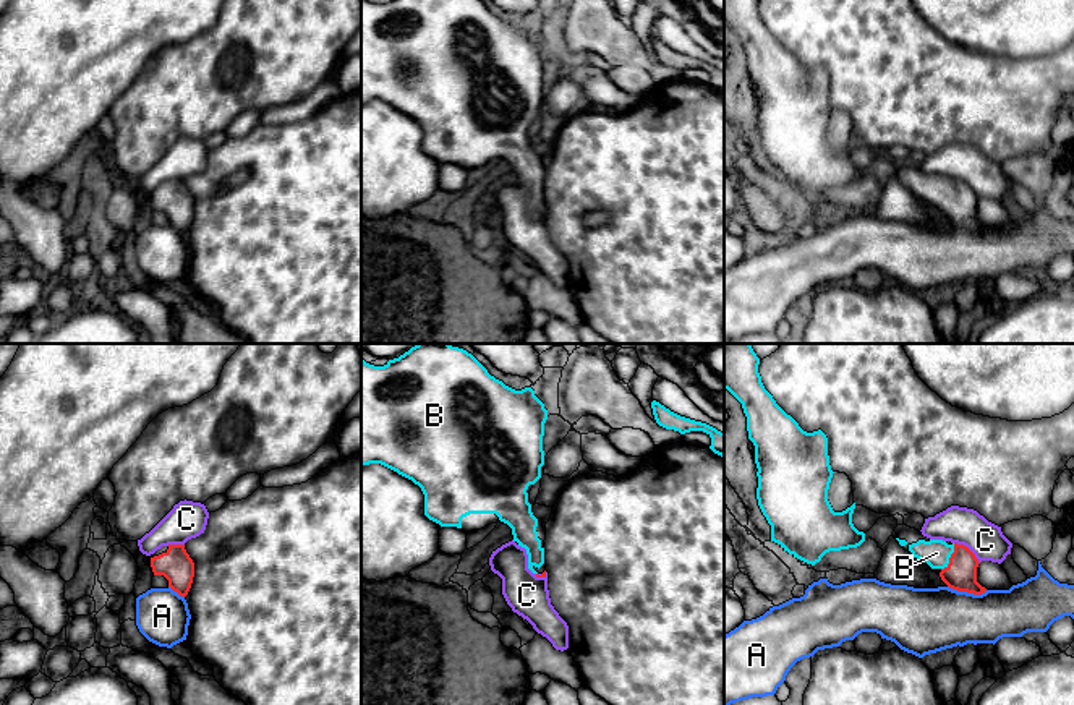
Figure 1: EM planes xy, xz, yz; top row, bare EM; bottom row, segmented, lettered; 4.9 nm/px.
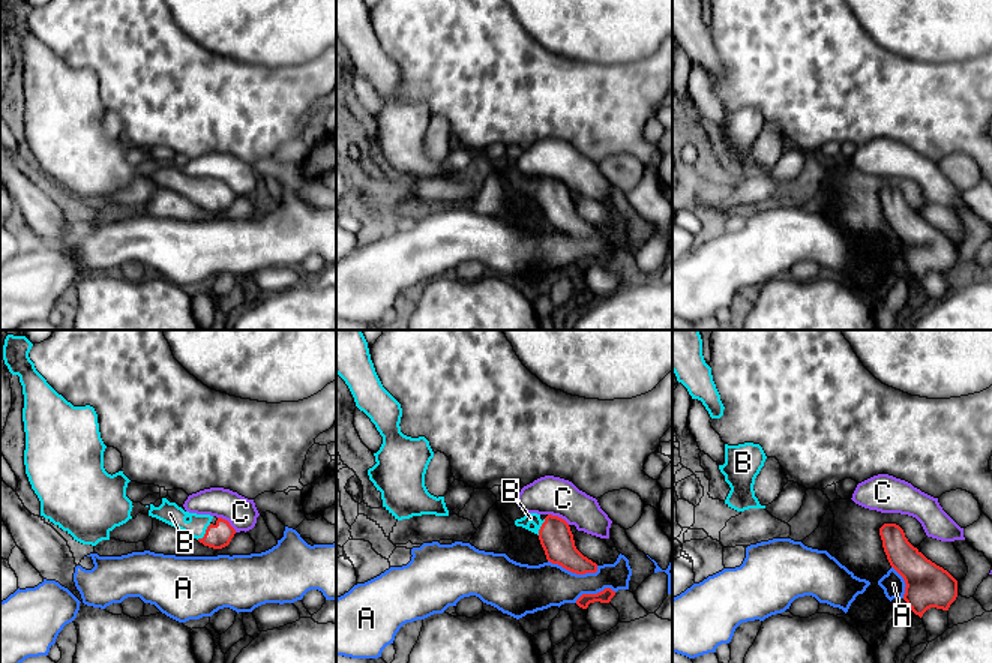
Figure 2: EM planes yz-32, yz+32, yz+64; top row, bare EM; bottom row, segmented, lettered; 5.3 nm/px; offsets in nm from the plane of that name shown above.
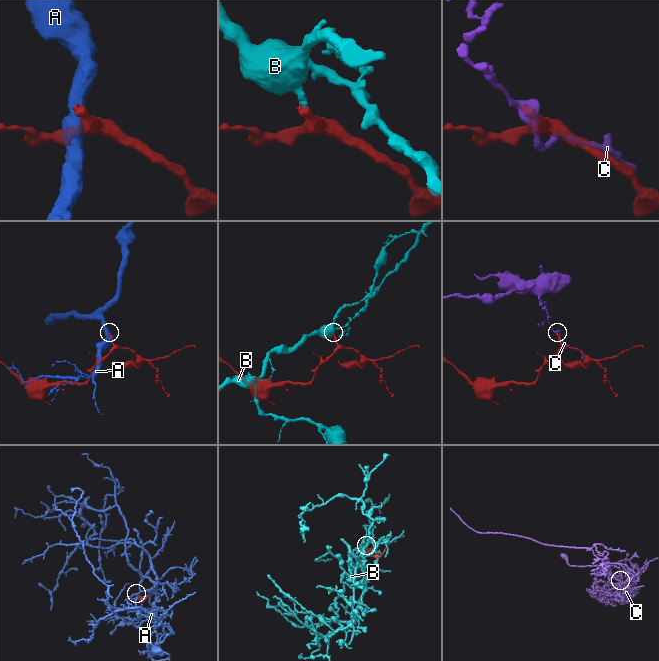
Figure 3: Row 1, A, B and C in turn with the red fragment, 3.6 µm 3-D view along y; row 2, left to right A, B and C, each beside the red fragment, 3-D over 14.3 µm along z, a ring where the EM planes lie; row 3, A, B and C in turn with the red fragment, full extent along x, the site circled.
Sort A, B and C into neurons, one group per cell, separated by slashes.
A / B / C

